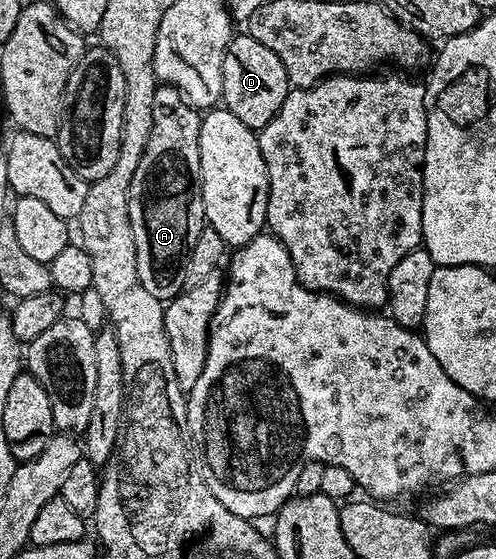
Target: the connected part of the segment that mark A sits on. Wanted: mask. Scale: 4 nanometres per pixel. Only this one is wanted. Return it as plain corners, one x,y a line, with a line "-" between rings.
160,86
156,90
156,98
152,98
152,130
151,133
148,134
148,146
144,146
144,154
140,158
140,166
136,166
136,174
132,174
132,186
128,190
128,218
132,222
132,238
136,238
136,270
140,274
140,282
144,282
144,290
150,291
152,295
154,295
158,300
163,302
169,302
172,297
178,295
179,292
183,291
184,285
181,278
181,271
186,267
186,259
188,258
188,254
192,250
192,246
196,242
196,238
202,233
202,229
204,227
204,206
202,205
202,181
200,180
200,146
198,143
200,142
200,126
202,125
202,116
200,115
199,109
193,108
189,102
184,99
180,95
180,93
175,89
169,86

